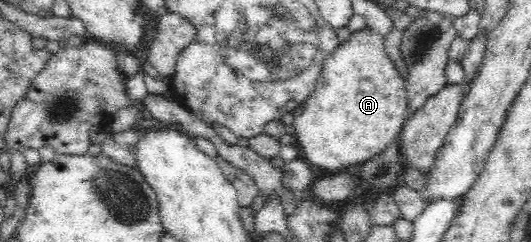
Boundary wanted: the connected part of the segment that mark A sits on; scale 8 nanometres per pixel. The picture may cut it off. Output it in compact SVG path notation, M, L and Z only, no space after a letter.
M365 27L352 32L349 40L341 43L324 61L315 90L304 100L292 126L297 132L297 142L301 144L303 158L307 158L305 162L329 172L339 172L353 164L359 166L359 162L365 163L383 152L398 136L408 118L406 81L388 58L382 34Z

